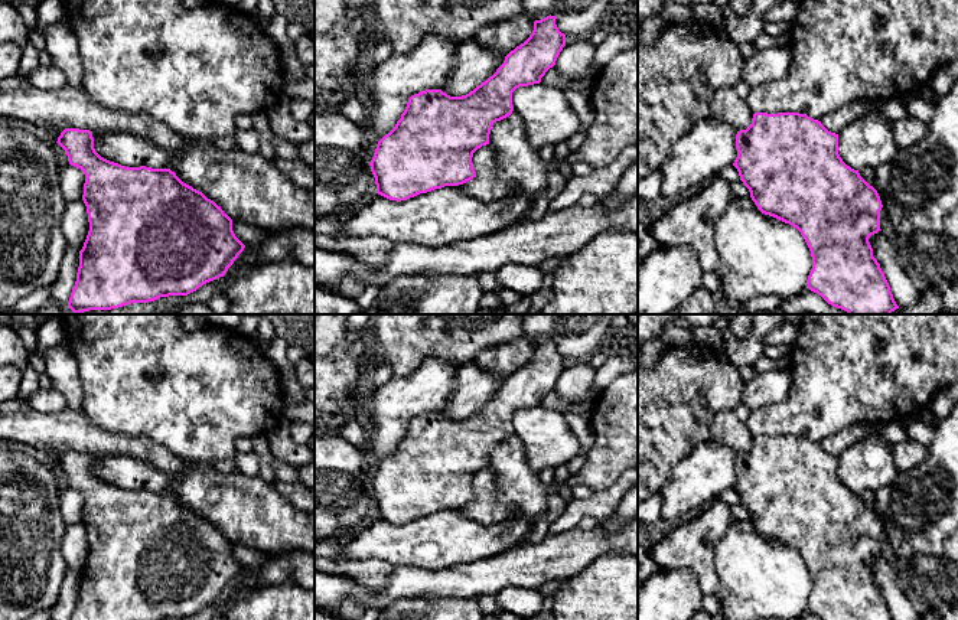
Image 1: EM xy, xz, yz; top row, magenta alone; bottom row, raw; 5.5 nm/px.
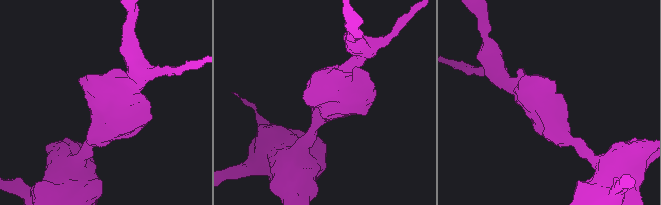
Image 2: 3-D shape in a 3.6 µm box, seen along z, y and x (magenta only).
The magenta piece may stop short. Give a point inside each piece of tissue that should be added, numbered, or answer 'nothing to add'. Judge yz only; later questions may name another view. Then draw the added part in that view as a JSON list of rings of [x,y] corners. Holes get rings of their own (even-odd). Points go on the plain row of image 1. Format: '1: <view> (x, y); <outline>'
1: yz (869, 464); [[[874,431],[838,456],[838,477],[854,493],[876,492],[896,476],[893,444]]]

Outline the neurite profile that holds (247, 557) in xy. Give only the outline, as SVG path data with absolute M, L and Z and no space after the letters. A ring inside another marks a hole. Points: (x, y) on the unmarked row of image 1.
M232 542L232 554L245 570L260 568L273 558L270 552L252 549L237 542Z

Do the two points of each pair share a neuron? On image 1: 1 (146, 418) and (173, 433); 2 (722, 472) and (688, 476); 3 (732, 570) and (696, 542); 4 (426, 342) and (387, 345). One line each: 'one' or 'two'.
1: one
2: one
3: two
4: one

